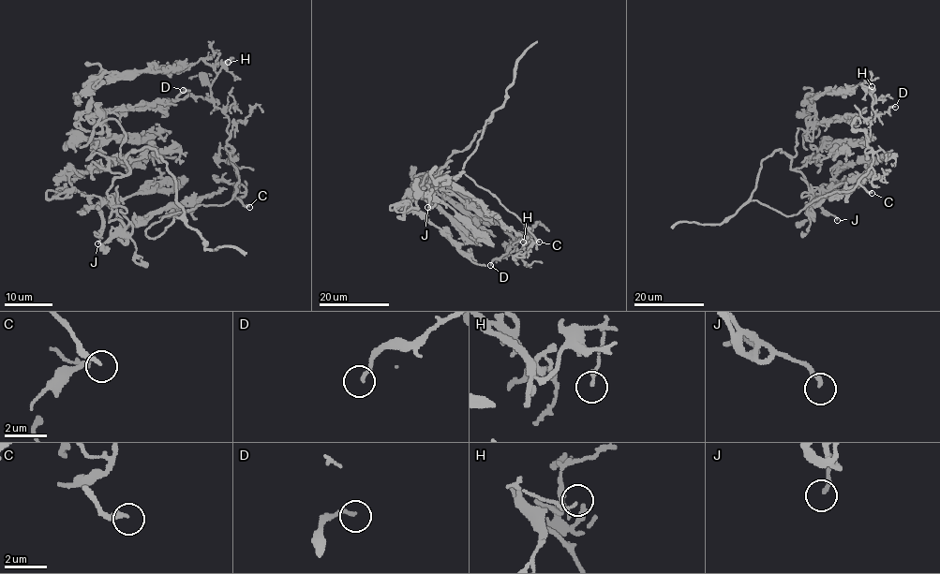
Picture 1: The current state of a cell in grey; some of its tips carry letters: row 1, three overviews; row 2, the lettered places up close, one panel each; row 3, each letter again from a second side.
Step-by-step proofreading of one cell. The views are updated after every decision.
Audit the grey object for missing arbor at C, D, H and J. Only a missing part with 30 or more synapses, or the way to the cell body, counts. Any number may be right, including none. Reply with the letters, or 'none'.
C

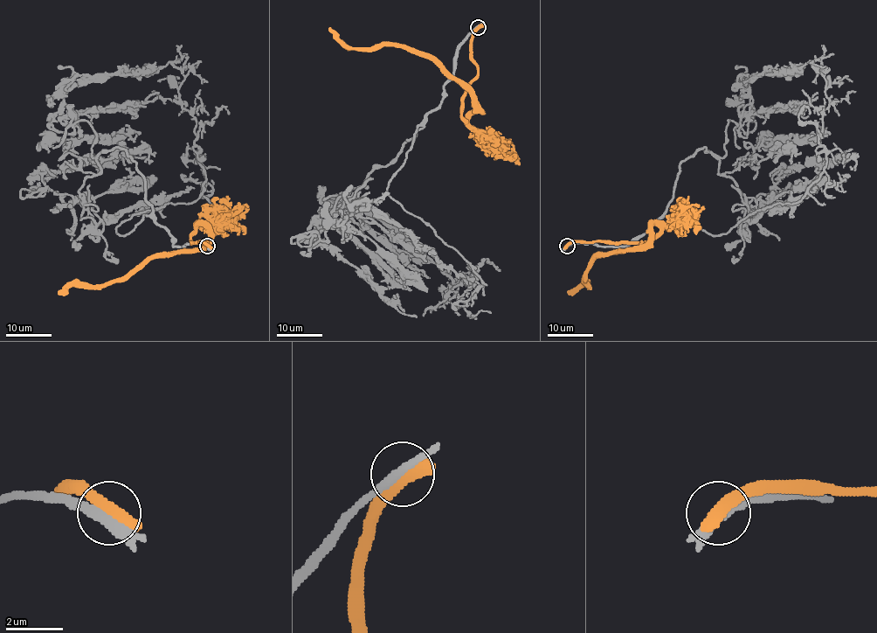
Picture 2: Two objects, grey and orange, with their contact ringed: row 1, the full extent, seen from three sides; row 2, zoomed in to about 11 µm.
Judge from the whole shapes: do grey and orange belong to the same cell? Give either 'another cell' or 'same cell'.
another cell

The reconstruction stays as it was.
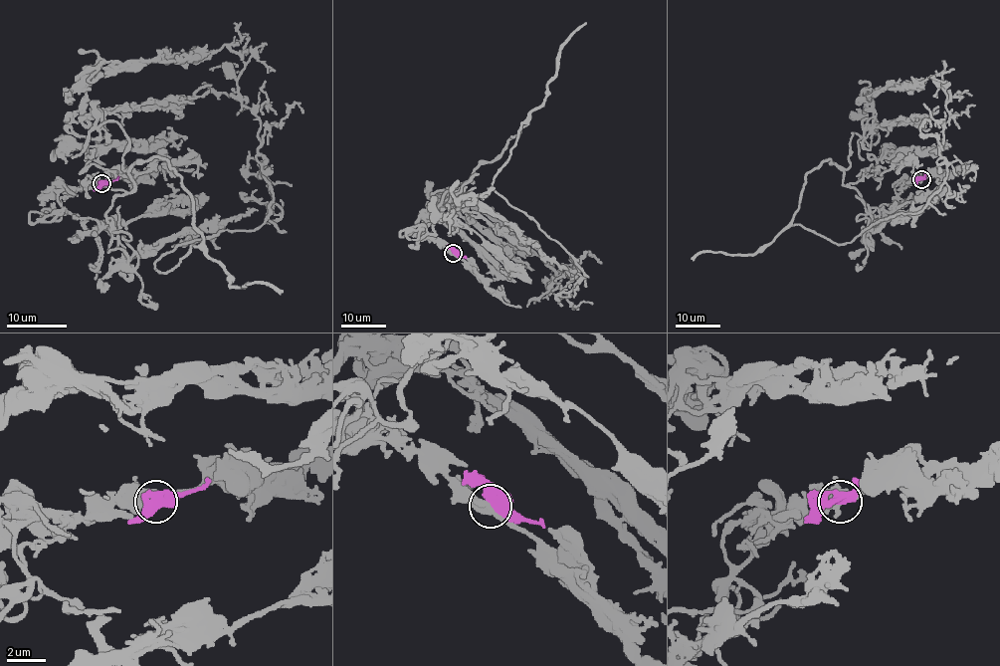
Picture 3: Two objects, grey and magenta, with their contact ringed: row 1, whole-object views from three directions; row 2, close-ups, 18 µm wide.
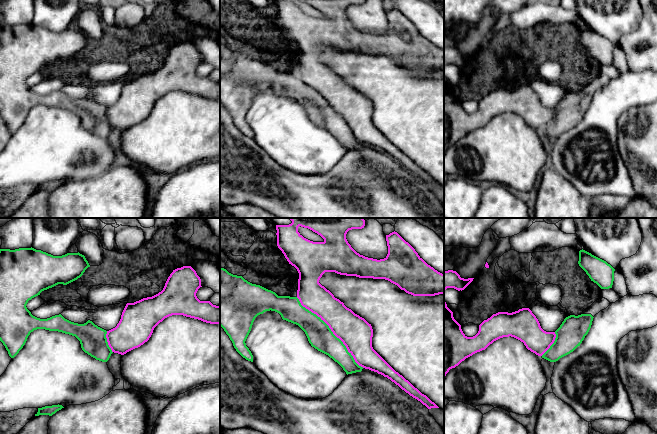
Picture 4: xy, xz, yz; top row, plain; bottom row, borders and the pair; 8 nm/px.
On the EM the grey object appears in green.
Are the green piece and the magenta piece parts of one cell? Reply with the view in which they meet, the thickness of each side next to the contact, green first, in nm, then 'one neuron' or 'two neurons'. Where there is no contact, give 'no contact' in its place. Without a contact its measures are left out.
xz | 200/260 nm | one neuron

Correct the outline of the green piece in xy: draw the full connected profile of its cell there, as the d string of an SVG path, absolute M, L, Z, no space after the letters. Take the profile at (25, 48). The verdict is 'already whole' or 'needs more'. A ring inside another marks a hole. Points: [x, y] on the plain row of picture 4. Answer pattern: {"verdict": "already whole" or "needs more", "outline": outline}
{"verdict": "needs more", "outline": "M32 23L0 25L0 117L11 134L37 105L75 112L85 129L107 138L113 128L124 131L143 121L154 104L169 92L183 91L220 100L220 82L197 74L201 55L191 42L173 46L158 70L127 79L119 99L109 107L90 96L84 100L71 98L61 90L40 95L27 85L28 77L42 67L77 56L88 43L79 28L53 32Z"}

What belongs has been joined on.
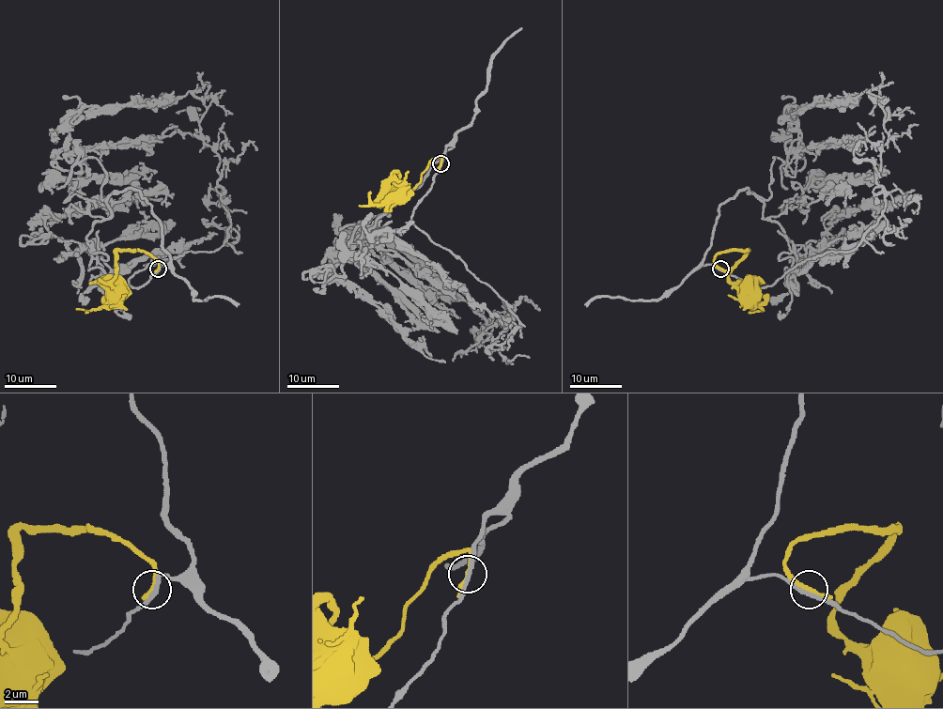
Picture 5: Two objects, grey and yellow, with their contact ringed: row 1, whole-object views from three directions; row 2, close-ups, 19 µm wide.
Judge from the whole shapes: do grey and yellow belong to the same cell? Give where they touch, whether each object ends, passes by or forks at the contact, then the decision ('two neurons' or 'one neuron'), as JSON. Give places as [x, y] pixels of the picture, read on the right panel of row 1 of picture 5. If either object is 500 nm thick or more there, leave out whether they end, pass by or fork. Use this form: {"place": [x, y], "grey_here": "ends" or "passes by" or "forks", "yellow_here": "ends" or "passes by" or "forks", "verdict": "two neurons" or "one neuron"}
{"place": [720, 269], "grey_here": "passes by", "yellow_here": "passes by", "verdict": "two neurons"}

